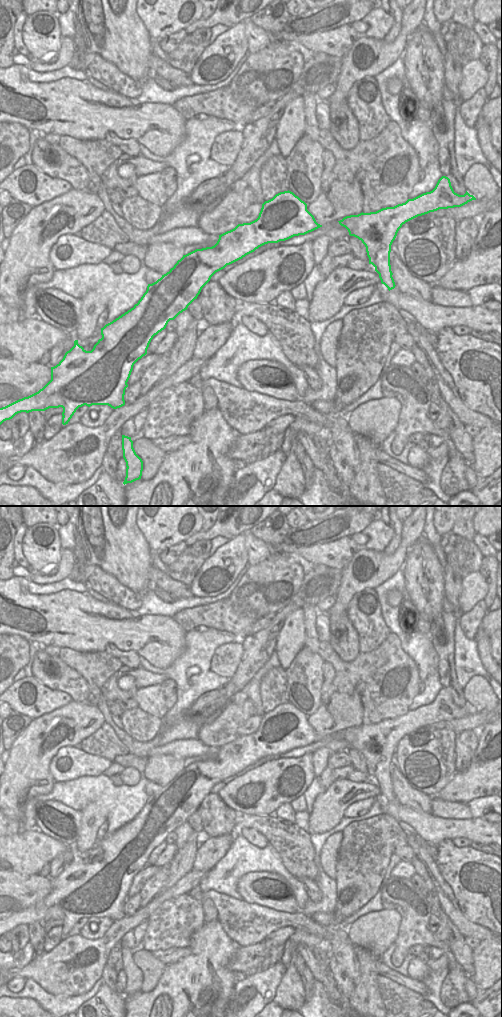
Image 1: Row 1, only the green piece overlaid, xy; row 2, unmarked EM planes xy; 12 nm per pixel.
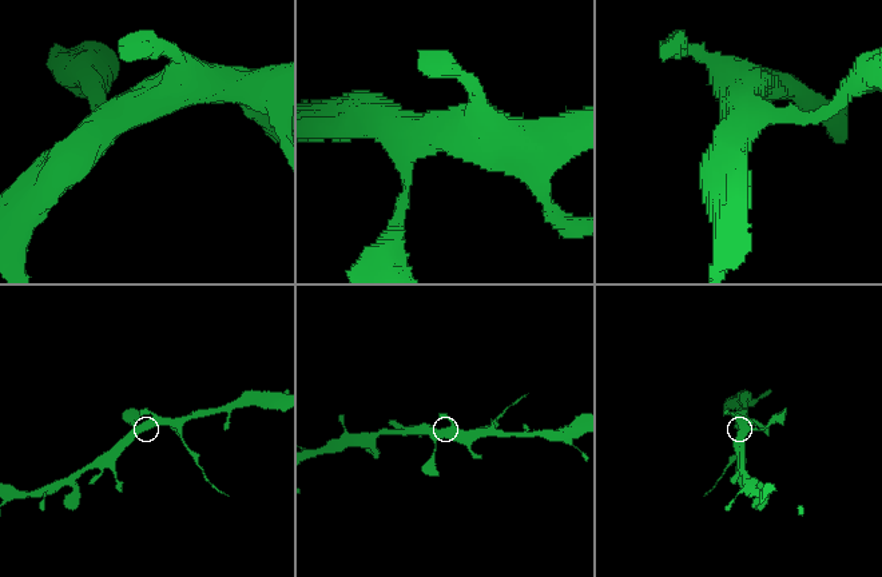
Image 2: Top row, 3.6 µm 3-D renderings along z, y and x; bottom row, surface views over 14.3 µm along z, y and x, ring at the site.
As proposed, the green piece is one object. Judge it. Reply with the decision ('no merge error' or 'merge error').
merge error

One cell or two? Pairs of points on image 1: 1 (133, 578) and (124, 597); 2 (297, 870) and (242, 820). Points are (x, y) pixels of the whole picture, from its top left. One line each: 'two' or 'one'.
1: two
2: one

